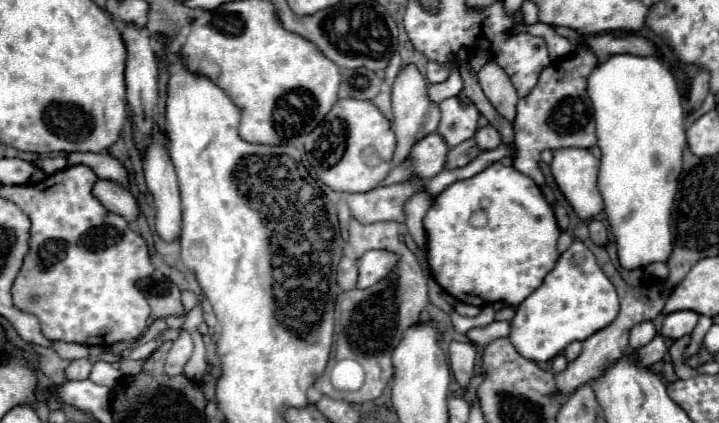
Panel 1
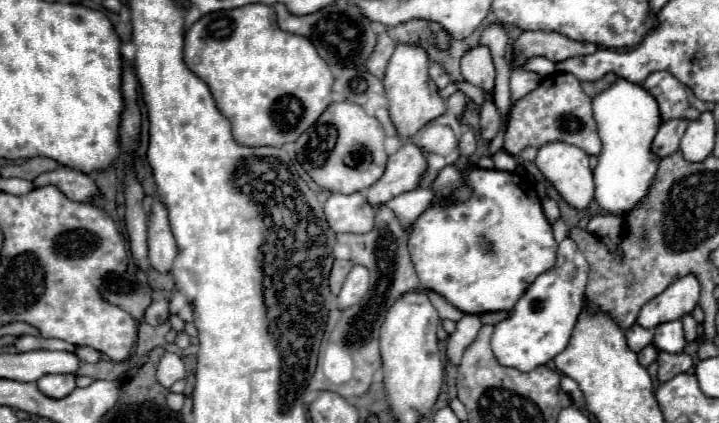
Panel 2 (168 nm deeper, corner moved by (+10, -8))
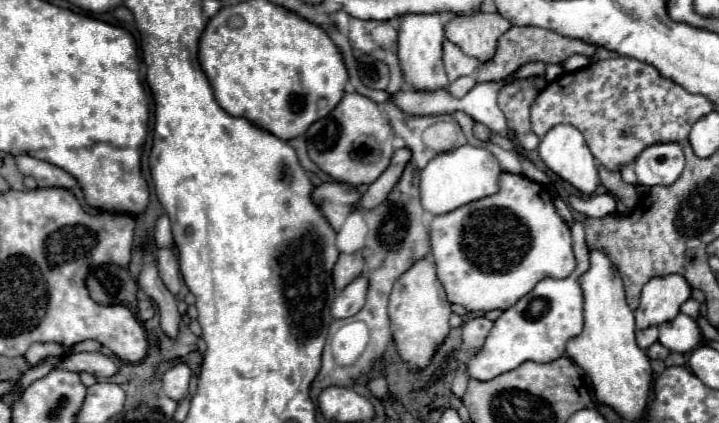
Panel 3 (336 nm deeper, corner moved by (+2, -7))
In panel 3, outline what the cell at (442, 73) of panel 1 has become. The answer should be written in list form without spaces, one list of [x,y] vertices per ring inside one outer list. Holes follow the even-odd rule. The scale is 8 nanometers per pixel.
[[[443,41],[443,63],[445,63],[445,71],[451,83],[453,79],[459,79],[463,75],[473,75],[479,67],[479,61],[475,57],[465,55],[451,41]]]

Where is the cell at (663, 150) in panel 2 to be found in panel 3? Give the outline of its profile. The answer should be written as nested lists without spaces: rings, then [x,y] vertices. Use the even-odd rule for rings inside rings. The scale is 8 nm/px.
[[[677,141],[653,143],[635,161],[635,173],[639,185],[671,185],[683,171],[685,157],[683,147]]]

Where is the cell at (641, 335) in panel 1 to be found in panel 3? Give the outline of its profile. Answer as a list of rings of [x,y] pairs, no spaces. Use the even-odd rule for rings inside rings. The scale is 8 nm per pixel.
[[[647,327],[647,329],[637,329],[635,331],[635,337],[637,337],[637,345],[645,351],[649,345],[653,345],[659,337],[659,331],[657,327]]]

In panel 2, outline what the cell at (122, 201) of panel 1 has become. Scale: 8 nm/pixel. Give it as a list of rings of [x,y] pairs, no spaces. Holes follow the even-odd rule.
[[[59,166],[59,168],[51,170],[51,172],[39,174],[33,180],[33,184],[37,188],[53,184],[59,190],[63,190],[63,194],[67,198],[71,198],[75,202],[91,202],[91,198],[97,194],[97,186],[87,174],[71,170],[71,168],[65,168],[65,166]]]

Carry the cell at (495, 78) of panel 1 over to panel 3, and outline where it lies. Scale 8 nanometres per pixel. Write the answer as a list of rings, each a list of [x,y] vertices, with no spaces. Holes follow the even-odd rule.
[[[475,13],[465,17],[453,17],[445,27],[445,37],[455,43],[465,55],[475,57],[481,63],[493,59],[499,37],[509,31],[511,23],[499,13]]]

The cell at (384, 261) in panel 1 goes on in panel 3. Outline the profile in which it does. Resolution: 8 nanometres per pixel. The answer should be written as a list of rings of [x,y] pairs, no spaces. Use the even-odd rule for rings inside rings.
[[[359,275],[349,287],[345,287],[333,301],[331,305],[331,315],[335,319],[347,319],[353,317],[355,313],[361,311],[367,299],[367,289],[369,289],[369,279],[367,275]]]

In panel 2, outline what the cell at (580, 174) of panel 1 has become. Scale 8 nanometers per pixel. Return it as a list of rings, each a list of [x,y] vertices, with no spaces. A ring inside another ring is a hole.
[[[547,142],[537,150],[537,158],[535,158],[537,168],[543,172],[543,176],[557,188],[557,192],[577,210],[585,210],[589,206],[589,202],[593,200],[593,192],[595,192],[595,184],[593,184],[593,172],[589,168],[589,156],[567,142]]]

